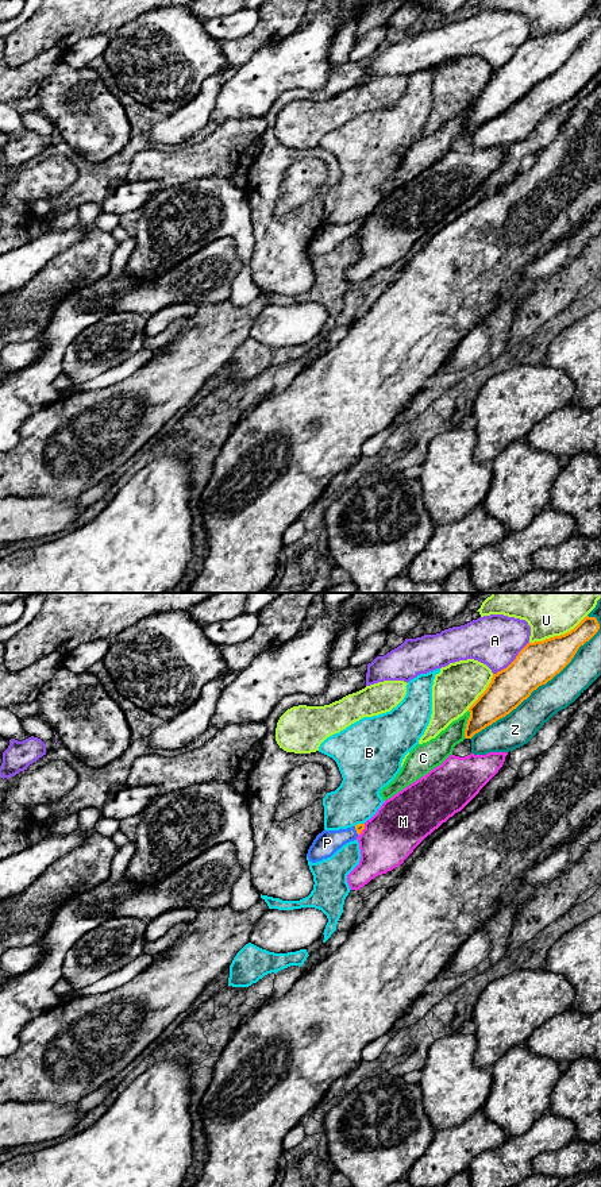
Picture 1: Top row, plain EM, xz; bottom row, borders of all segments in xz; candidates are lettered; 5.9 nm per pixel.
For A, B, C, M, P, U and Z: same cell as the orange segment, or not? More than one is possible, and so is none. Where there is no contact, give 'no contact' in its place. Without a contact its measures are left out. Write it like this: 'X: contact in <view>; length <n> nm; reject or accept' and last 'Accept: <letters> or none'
A: contact in xz; length 300 nm; reject
B: contact in xz; length 70 nm; reject
C: contact in xz; length 170 nm; reject
M: contact in xz; length 80 nm; reject
P: contact in xz; length 50 nm; accept
U: contact in xz; length 380 nm; reject
Z: contact in xz; length 1050 nm; reject
Accept: P

